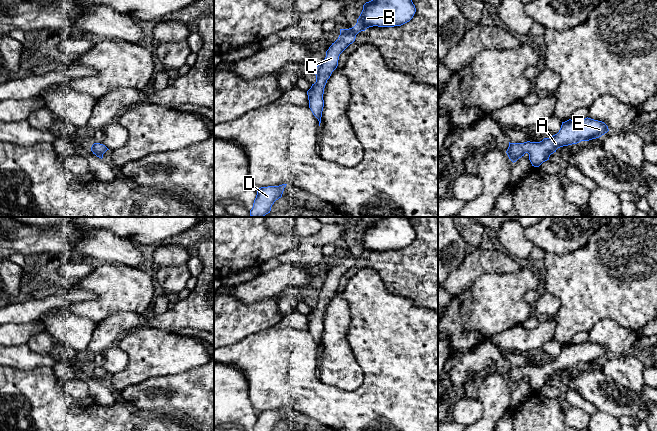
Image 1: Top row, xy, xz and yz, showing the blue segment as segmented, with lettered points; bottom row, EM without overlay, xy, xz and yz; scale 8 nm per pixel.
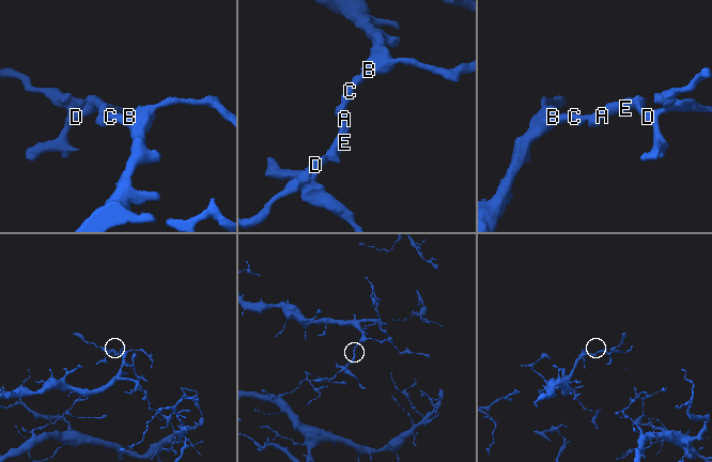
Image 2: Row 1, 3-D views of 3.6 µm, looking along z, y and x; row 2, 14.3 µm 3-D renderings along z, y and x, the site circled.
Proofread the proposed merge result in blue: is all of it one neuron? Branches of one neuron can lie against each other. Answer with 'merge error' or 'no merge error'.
no merge error

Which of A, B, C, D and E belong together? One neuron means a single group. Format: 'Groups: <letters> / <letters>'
Groups: A B C D E

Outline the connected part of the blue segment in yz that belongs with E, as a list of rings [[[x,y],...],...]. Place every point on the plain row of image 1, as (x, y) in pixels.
[[[588,341],[583,344],[569,343],[562,346],[557,358],[544,362],[540,366],[509,366],[506,377],[513,387],[528,377],[532,390],[539,391],[543,386],[549,384],[550,379],[558,372],[599,362],[608,355],[608,350],[602,345]]]

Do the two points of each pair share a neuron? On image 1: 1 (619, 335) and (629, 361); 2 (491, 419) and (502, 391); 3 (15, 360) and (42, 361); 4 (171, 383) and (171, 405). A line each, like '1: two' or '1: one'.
1: two
2: one
3: one
4: one

